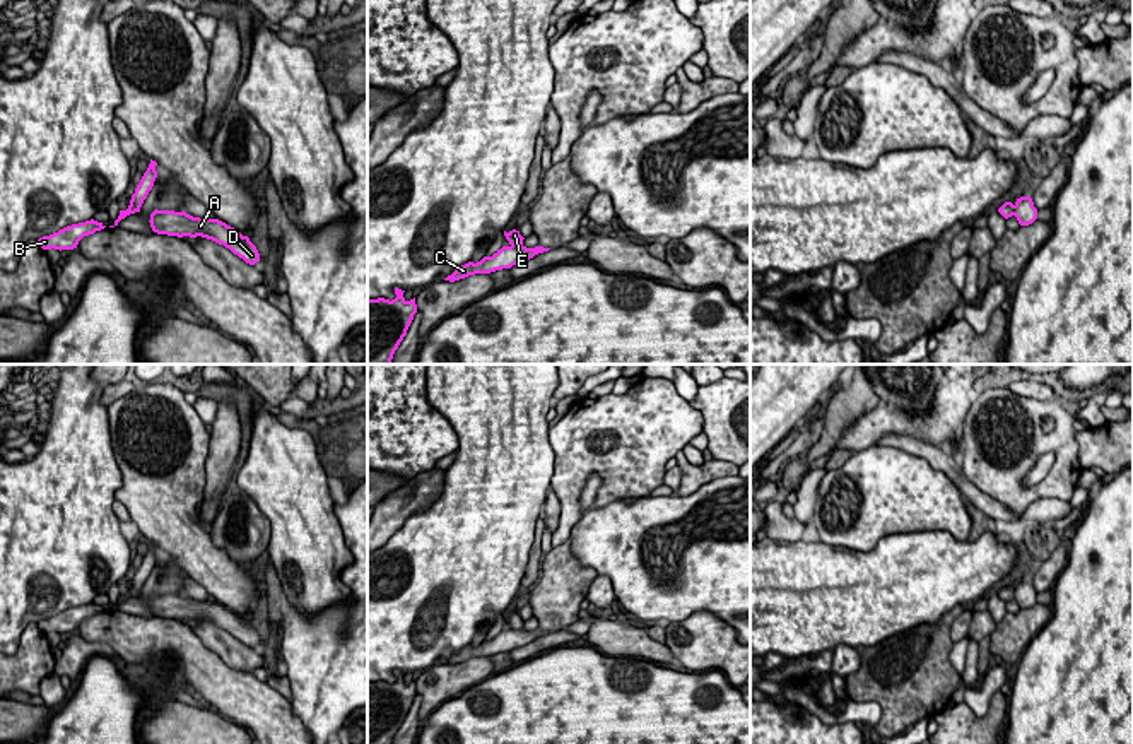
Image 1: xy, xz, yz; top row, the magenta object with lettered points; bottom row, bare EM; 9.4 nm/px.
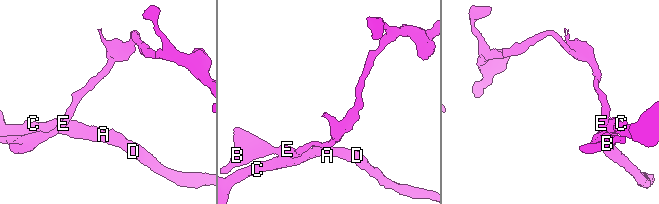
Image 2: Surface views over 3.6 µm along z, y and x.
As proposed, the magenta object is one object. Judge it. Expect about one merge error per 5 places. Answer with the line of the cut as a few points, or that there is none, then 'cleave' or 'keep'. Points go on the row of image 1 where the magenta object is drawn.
cut xz (511, 243), (522, 247); cleave

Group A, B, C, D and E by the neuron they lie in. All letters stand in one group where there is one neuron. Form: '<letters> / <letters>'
A C D / B E

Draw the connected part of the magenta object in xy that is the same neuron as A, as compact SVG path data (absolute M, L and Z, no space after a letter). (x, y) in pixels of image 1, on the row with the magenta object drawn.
M154 210L150 214L150 227L157 234L167 236L190 236L207 238L229 248L234 255L243 258L246 263L255 265L260 262L260 253L248 236L243 236L234 227L227 226L219 219L200 219L190 214L174 210Z

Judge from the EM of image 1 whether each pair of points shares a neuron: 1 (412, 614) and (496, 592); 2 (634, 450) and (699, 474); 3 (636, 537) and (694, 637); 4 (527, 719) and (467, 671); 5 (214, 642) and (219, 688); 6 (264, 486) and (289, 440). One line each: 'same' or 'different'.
1: same
2: different
3: different
4: different
5: different
6: same

